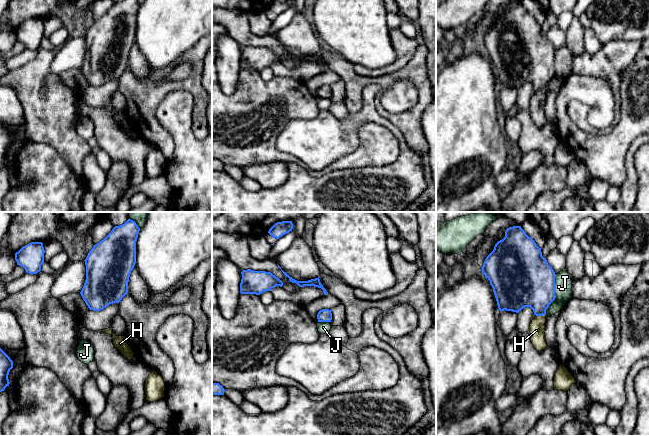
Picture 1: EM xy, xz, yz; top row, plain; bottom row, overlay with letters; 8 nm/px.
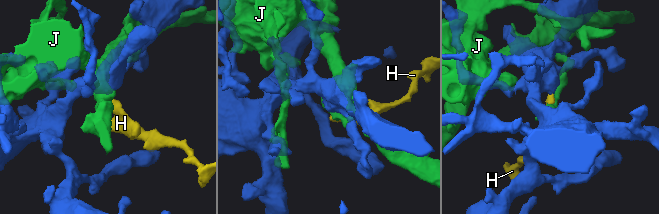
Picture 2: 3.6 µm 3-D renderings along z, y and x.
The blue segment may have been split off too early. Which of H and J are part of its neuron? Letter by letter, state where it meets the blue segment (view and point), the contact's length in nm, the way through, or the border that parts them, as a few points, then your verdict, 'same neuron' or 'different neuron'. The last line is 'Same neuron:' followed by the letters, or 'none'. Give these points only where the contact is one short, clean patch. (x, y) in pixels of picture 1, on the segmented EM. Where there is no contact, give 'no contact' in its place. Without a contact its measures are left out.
H: contact yz (540, 315); length 100 nm; way yz (532, 285), (538, 293), (540, 315), (536, 330); same neuron
J: contact yz (554, 292); length 300 nm; different neuron
Same neuron: H

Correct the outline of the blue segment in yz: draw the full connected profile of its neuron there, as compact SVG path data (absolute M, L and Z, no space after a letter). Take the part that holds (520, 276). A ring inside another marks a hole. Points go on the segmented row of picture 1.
M521 226L509 227L505 231L505 237L495 244L493 251L486 257L482 273L490 281L500 311L519 313L525 307L533 310L533 319L527 332L534 348L543 351L547 347L544 333L546 310L556 298L556 274L542 256L541 248Z

